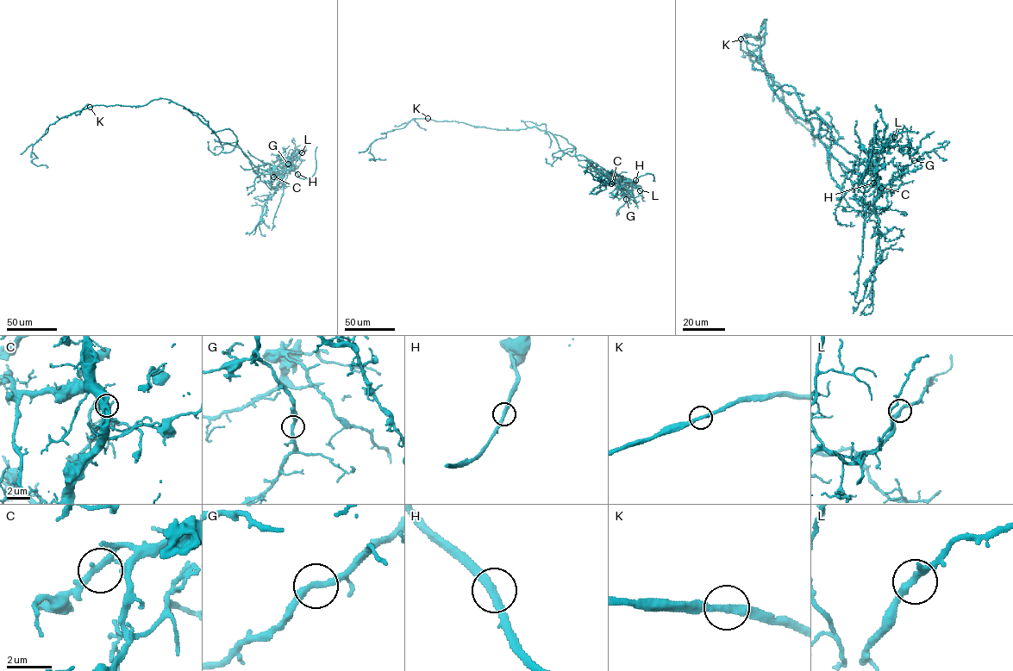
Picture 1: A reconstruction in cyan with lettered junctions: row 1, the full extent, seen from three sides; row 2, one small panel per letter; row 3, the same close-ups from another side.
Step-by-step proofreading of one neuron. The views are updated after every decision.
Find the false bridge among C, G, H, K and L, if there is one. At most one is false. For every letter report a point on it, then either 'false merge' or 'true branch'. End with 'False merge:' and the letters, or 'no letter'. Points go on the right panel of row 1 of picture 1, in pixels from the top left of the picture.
C: (881, 188) | true branch
G: (914, 160) | true branch
H: (873, 183) | true branch
K: (740, 39) | true branch
L: (894, 137) | true branch
False merge: no letter

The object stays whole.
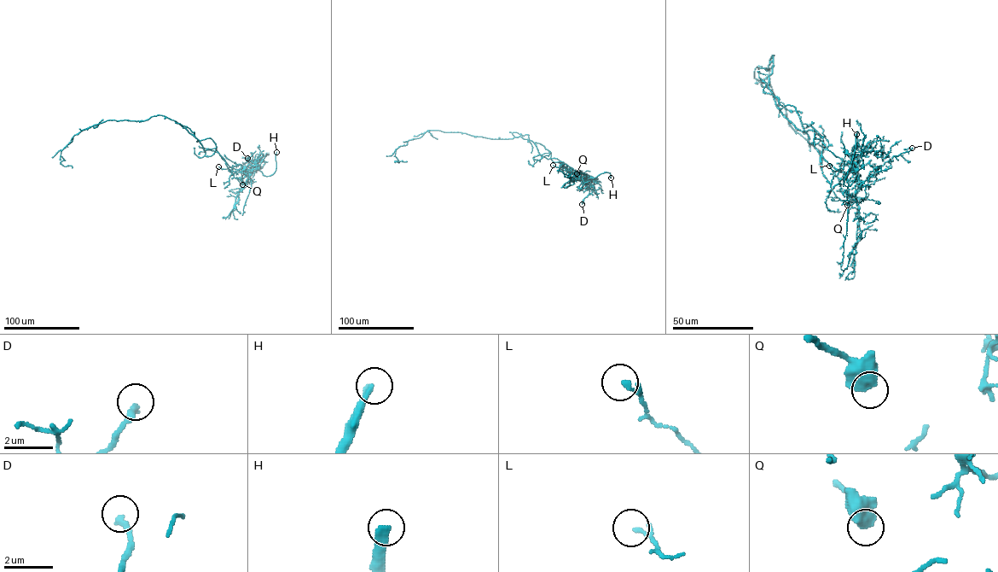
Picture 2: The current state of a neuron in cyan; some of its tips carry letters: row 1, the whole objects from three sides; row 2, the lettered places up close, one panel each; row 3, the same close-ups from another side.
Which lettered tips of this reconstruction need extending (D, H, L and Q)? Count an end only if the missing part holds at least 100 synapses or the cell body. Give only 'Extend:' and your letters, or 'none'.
Extend: H

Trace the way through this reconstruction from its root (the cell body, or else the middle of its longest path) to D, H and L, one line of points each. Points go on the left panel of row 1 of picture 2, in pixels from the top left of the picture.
D: (183, 128), (204, 150), (217, 152), (231, 167), (240, 171), (256, 166), (251, 173), (255, 164), (247, 158)
H: (183, 128), (204, 150), (217, 152), (229, 166), (240, 171), (251, 164), (264, 175), (272, 175), (276, 152)
L: (183, 128), (204, 150), (217, 152), (231, 167), (242, 171), (251, 164), (258, 168), (218, 166)

